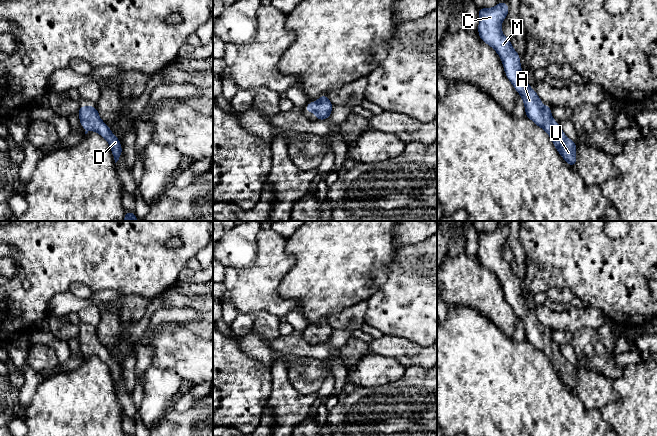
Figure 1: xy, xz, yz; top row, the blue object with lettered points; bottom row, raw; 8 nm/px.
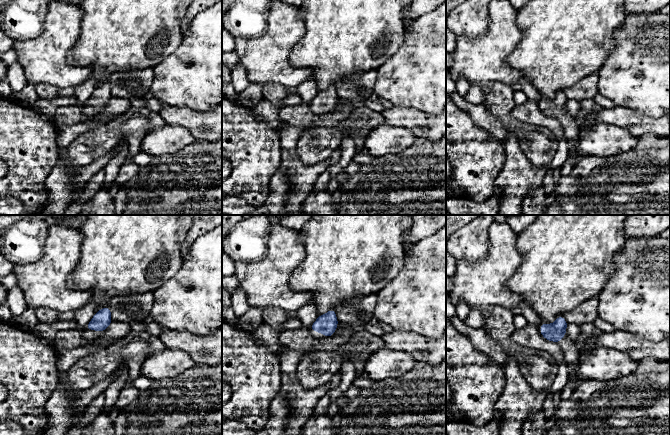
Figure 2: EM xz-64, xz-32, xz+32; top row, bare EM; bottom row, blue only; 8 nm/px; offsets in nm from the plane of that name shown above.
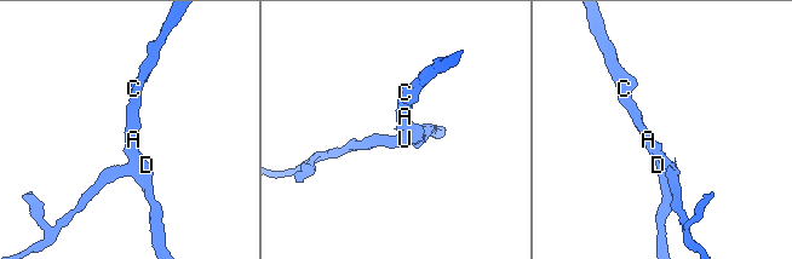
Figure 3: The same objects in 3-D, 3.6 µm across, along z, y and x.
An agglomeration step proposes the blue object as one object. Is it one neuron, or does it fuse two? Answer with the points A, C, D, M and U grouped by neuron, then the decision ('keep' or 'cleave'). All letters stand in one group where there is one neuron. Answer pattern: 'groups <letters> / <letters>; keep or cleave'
groups A C D M U; keep

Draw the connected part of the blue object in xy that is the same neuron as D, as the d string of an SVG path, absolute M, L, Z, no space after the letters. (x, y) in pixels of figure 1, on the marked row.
M80 106L78 113L80 124L86 129L85 134L87 134L89 130L95 131L106 139L116 163L122 154L120 140L111 132L108 125L101 120L96 107Z

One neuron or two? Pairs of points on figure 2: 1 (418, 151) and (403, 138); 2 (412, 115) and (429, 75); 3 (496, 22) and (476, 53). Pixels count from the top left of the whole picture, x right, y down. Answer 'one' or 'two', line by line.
1: two
2: two
3: one

